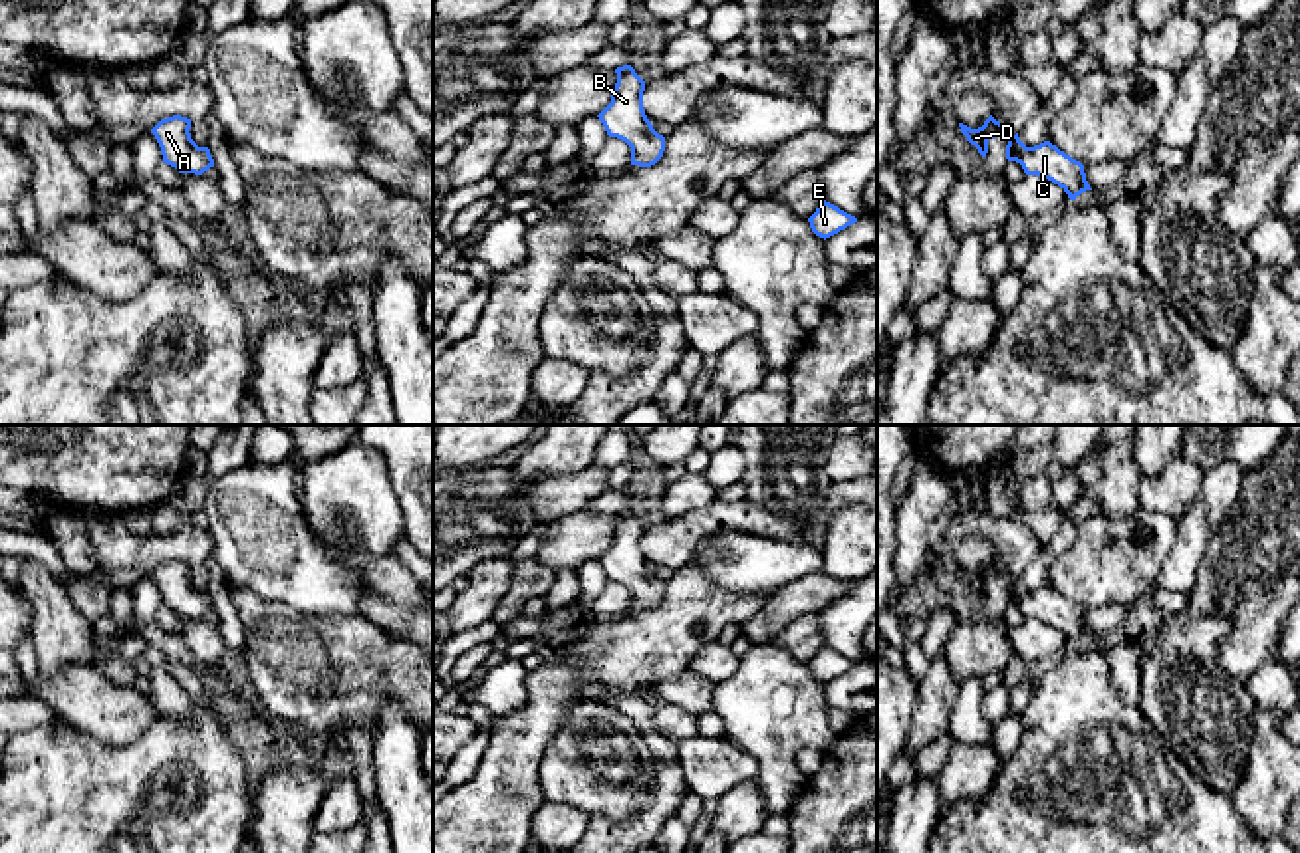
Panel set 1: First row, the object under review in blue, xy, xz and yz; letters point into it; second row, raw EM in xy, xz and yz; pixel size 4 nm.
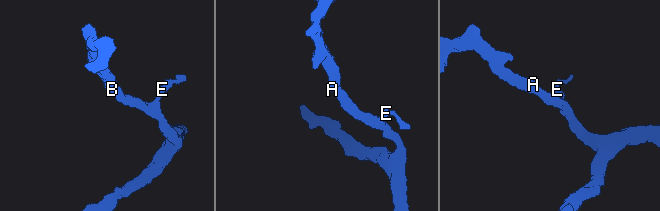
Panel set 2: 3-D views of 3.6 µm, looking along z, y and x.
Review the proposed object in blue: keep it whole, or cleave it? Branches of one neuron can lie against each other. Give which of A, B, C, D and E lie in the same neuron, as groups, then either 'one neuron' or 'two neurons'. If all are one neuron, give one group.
A B C D E; one neuron

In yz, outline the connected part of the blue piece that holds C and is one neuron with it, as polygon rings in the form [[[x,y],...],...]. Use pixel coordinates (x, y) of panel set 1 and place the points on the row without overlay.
[[[992,559],[978,573],[971,573],[963,567],[959,567],[959,571],[967,585],[975,589],[982,601],[988,597],[990,583],[1006,581],[1006,603],[1020,607],[1026,619],[1038,619],[1052,625],[1068,639],[1070,645],[1076,645],[1082,637],[1092,635],[1086,625],[1084,609],[1050,585],[1026,591],[1018,577],[1012,579],[1006,569],[996,565]]]

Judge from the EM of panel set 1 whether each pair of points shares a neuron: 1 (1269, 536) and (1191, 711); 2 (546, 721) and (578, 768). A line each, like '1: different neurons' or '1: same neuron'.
1: same neuron
2: different neurons

